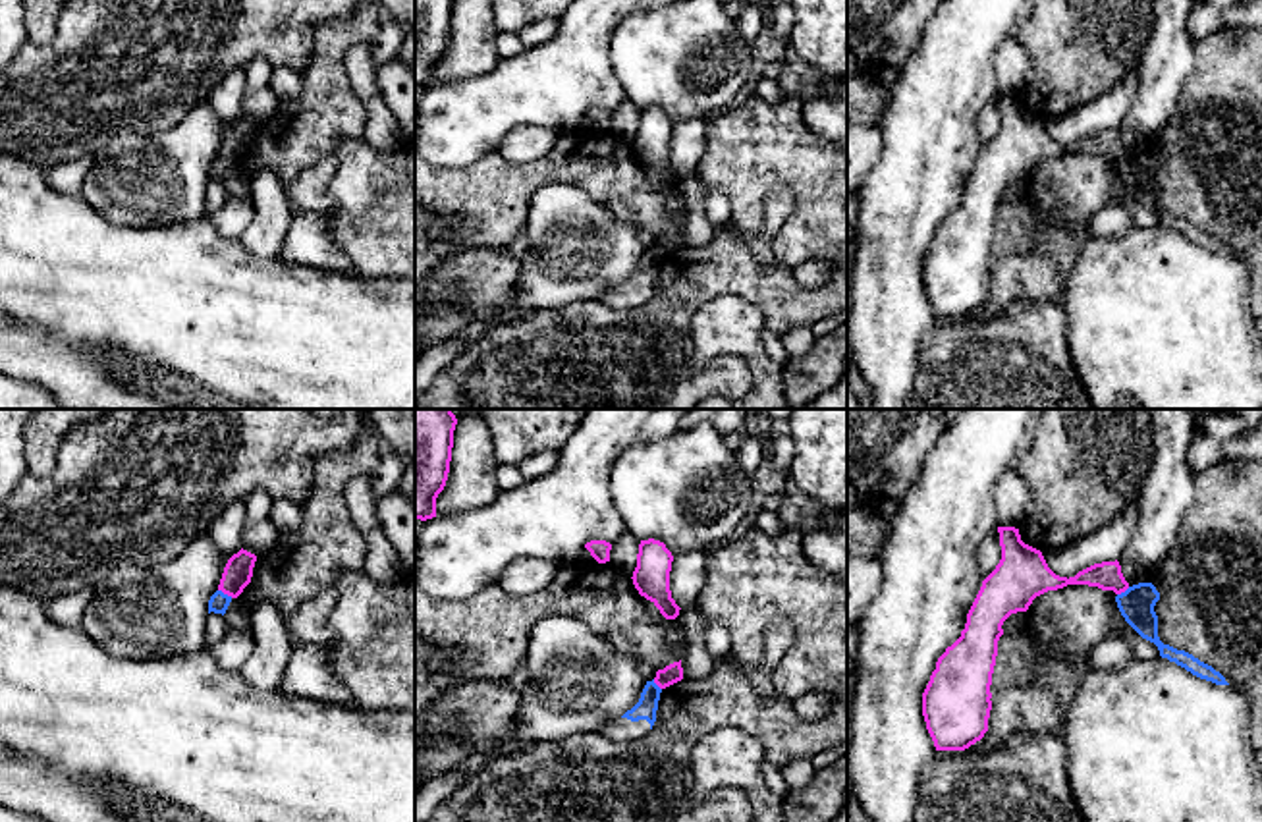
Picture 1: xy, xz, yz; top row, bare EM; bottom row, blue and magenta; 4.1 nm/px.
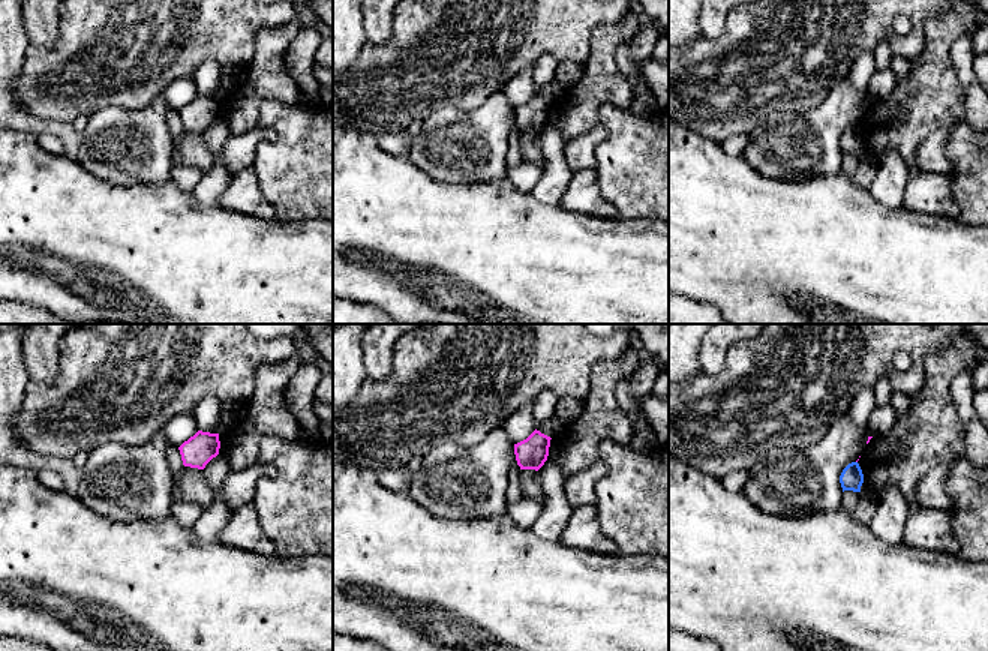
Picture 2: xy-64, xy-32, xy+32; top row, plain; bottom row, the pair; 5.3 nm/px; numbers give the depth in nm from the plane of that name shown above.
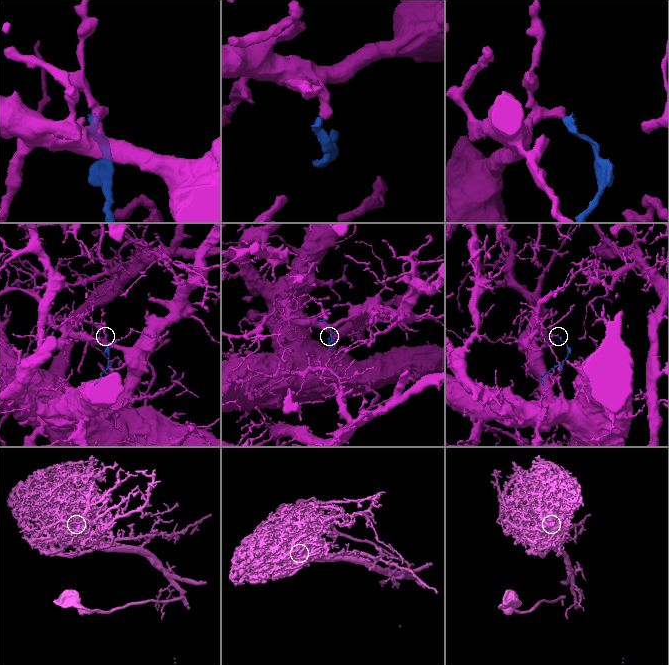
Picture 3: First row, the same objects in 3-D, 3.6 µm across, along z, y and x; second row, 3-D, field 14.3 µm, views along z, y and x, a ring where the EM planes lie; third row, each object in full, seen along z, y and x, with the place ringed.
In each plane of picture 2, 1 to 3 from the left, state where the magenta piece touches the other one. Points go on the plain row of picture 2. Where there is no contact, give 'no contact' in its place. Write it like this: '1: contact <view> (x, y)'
1: no contact
2: no contact
3: no contact

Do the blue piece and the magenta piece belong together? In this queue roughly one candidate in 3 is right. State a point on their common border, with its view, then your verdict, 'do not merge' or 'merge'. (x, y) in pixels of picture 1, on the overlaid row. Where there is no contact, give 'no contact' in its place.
meets blue in xy at (226, 595); do not merge

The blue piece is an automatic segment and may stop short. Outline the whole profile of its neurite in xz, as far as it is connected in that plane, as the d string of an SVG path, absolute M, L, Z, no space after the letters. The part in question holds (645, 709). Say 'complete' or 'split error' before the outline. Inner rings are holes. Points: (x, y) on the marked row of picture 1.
split error | M646 681L639 702L621 718L612 720L600 733L612 741L631 741L643 737L656 722L656 710L662 689Z

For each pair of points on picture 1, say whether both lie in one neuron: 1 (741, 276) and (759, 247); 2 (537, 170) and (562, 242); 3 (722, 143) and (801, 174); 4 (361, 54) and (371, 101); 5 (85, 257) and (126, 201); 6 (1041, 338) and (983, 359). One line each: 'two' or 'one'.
1: two
2: two
3: one
4: one
5: two
6: one

